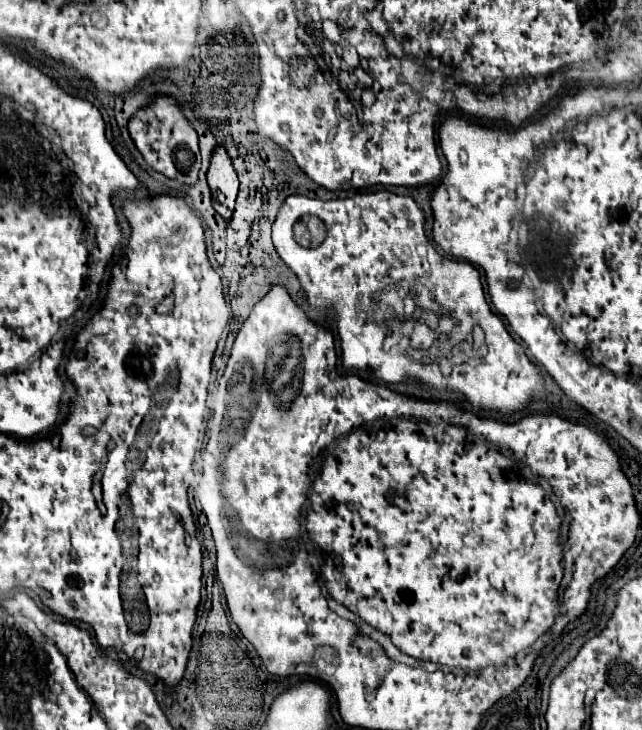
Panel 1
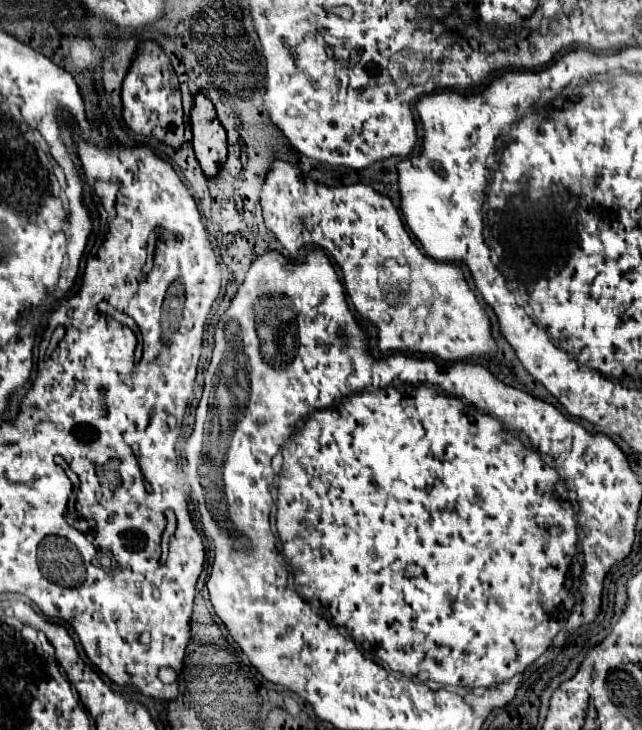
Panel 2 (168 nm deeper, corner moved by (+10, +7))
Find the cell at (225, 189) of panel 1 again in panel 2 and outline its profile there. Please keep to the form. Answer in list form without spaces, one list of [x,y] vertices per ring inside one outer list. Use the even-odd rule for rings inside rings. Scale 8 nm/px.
[[[202,92],[194,94],[190,124],[198,162],[206,176],[216,176],[218,166],[226,162],[226,130],[222,128],[212,102]]]

